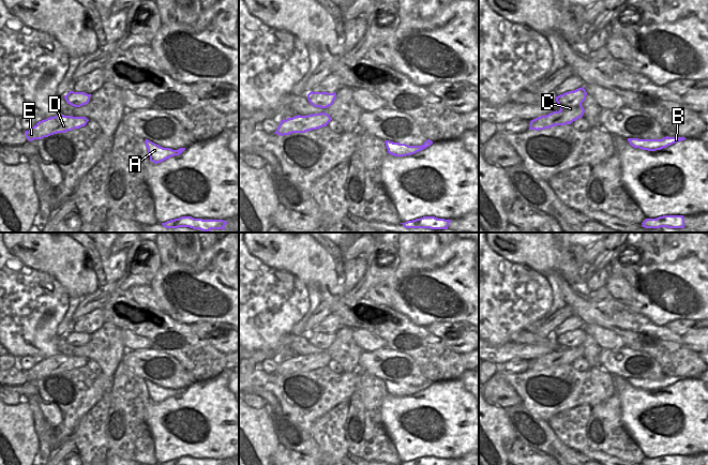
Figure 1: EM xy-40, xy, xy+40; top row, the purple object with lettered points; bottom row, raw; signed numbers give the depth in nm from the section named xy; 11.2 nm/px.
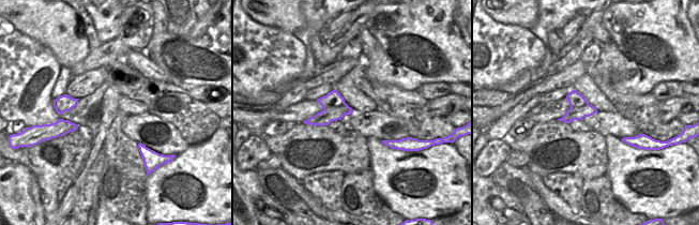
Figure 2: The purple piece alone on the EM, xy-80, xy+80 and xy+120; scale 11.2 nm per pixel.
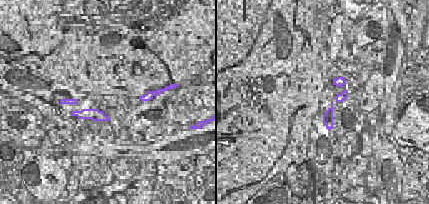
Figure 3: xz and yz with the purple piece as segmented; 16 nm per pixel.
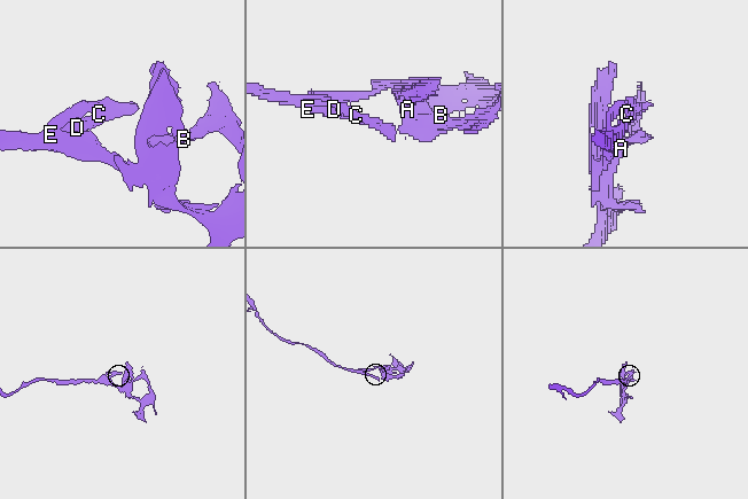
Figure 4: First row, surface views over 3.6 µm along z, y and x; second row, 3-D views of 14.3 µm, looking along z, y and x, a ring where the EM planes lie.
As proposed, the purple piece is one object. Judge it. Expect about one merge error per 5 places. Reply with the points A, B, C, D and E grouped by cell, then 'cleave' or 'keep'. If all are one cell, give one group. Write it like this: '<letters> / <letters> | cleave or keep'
A B D E / C | cleave

